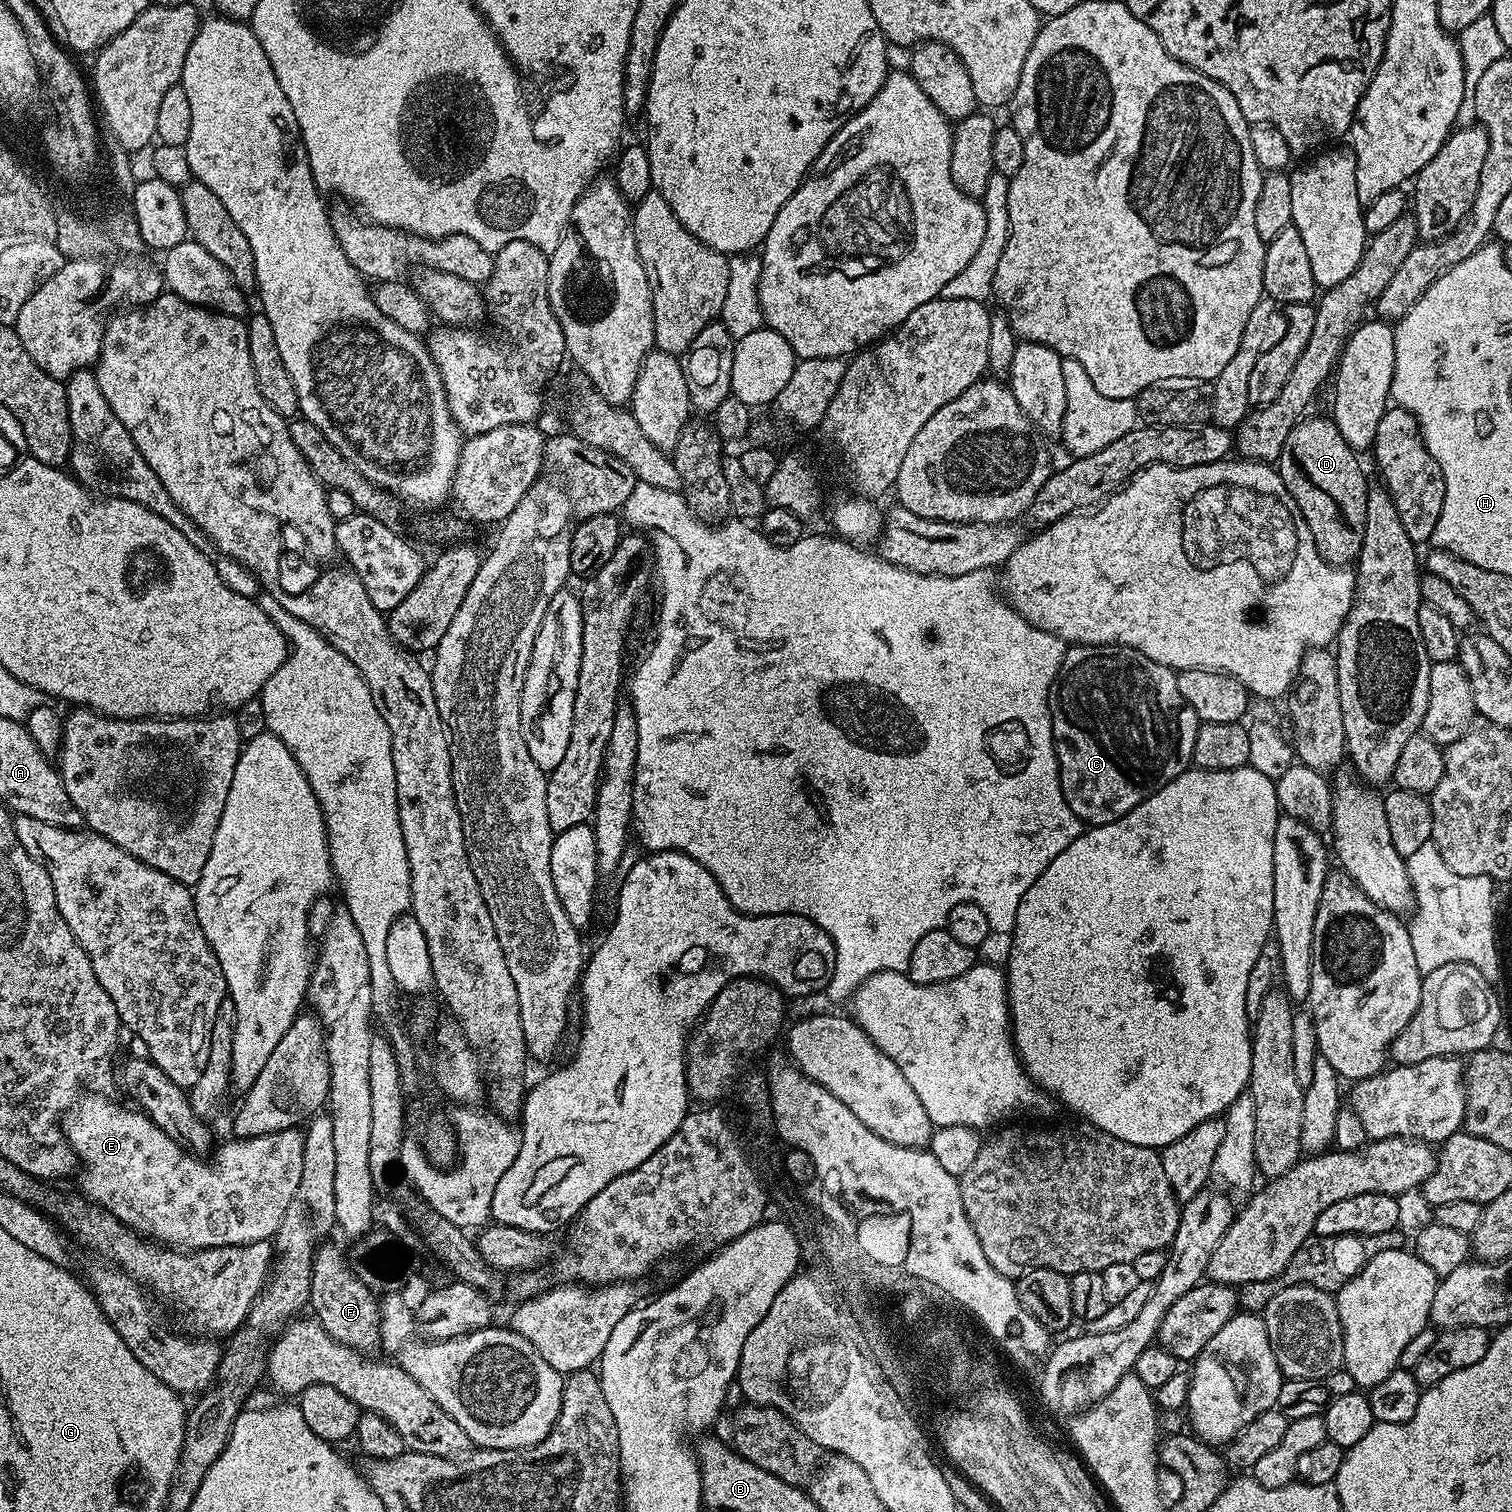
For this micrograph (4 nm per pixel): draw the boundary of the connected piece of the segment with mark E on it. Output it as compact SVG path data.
M104 1094L81 1095L62 1120L64 1136L75 1150L79 1164L79 1191L87 1200L114 1214L118 1222L139 1236L177 1250L242 1246L275 1237L290 1202L296 1197L298 1182L302 1182L304 1133L299 1127L229 1139L229 1144L222 1145L215 1153L217 1164L207 1164L207 1159L194 1156L179 1146L144 1148L146 1117L143 1111L119 1108L108 1099L112 1098Z

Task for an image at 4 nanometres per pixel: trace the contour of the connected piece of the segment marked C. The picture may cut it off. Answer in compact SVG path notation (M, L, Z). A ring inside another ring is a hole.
M1121 644L1071 645L1065 651L1062 666L1052 682L1048 705L1052 711L1052 737L1054 738L1054 750L1060 767L1062 794L1066 798L1070 810L1074 810L1074 814L1085 825L1109 824L1118 818L1122 818L1127 812L1134 810L1134 806L1138 806L1138 802L1142 802L1148 796L1153 796L1159 788L1166 786L1174 778L1178 778L1182 773L1189 771L1194 754L1194 738L1202 722L1182 698L1182 693L1178 690L1176 672L1150 658L1146 658L1146 654L1142 654L1136 648L1127 648Z

